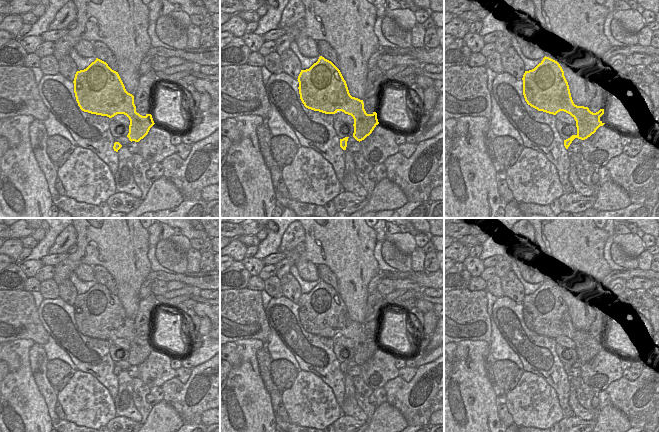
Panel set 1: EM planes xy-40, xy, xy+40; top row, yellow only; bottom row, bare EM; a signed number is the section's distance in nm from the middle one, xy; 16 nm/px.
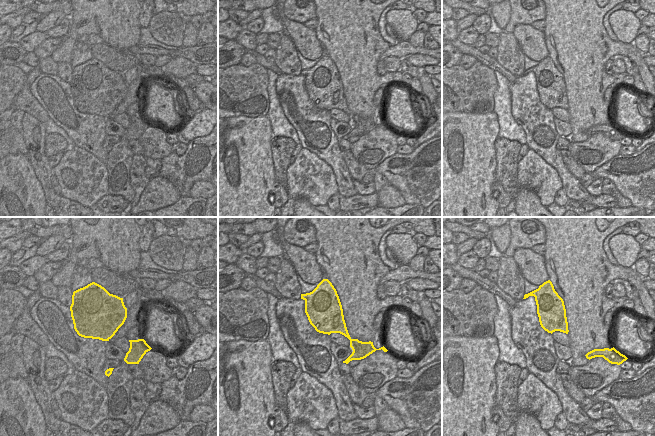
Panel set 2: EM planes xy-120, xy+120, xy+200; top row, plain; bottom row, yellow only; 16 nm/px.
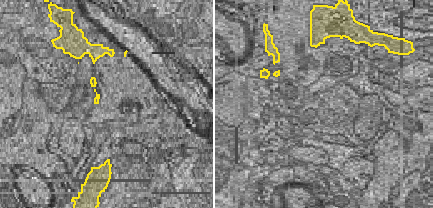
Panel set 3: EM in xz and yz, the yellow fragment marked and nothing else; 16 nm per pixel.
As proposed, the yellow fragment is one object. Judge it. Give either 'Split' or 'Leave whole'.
Split

